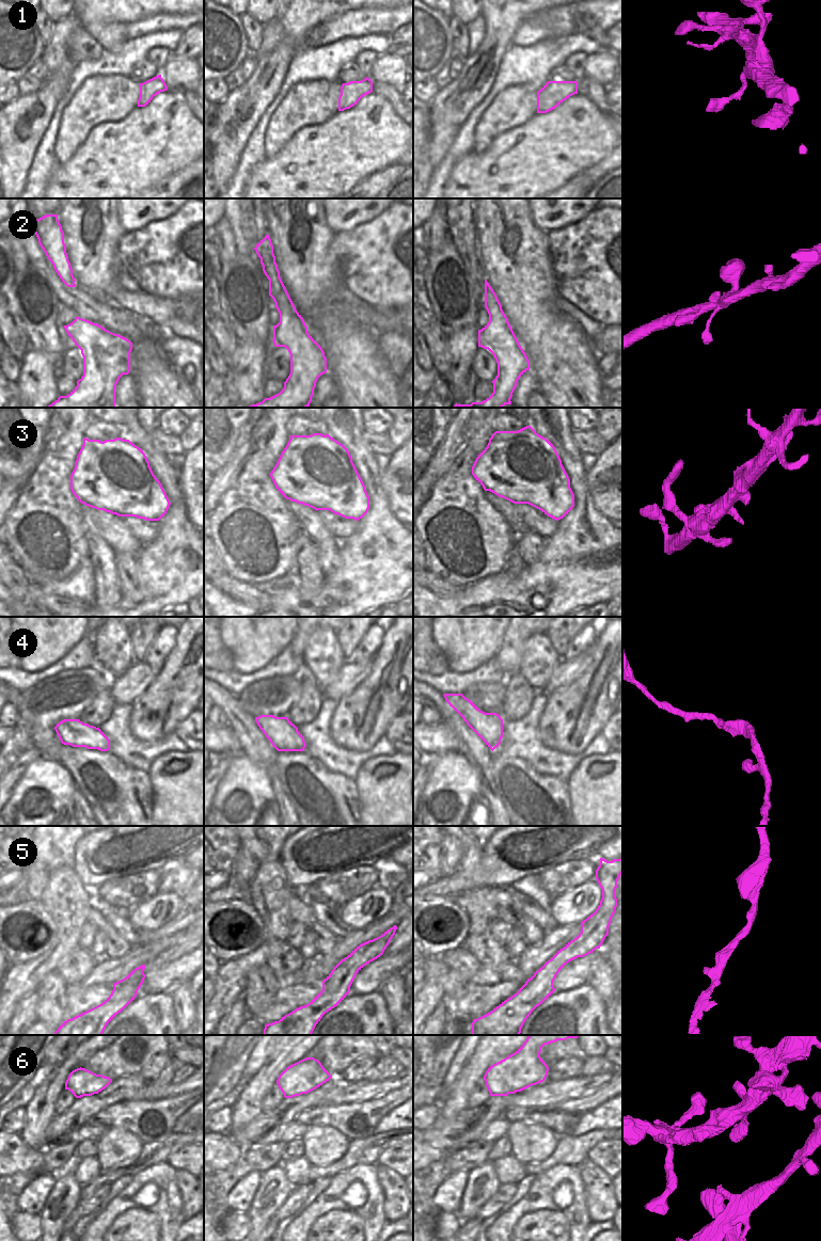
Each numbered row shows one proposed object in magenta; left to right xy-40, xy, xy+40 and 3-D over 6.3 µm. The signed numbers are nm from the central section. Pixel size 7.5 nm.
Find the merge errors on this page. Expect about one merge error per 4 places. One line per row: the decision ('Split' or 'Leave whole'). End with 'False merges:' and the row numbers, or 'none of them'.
1: Leave whole
2: Leave whole
3: Leave whole
4: Split
5: Leave whole
6: Leave whole
False merges: 4

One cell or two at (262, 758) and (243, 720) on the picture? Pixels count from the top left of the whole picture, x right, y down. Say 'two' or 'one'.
one

